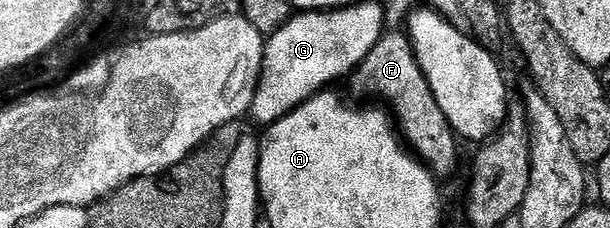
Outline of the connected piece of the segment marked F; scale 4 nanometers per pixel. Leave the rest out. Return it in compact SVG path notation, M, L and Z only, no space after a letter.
M393 29L382 34L375 49L371 49L371 53L353 72L351 82L355 90L365 95L382 95L389 102L388 110L402 140L434 175L444 177L456 169L458 136L443 109L439 109L439 101L435 101L435 93L431 93L431 85L404 30Z

